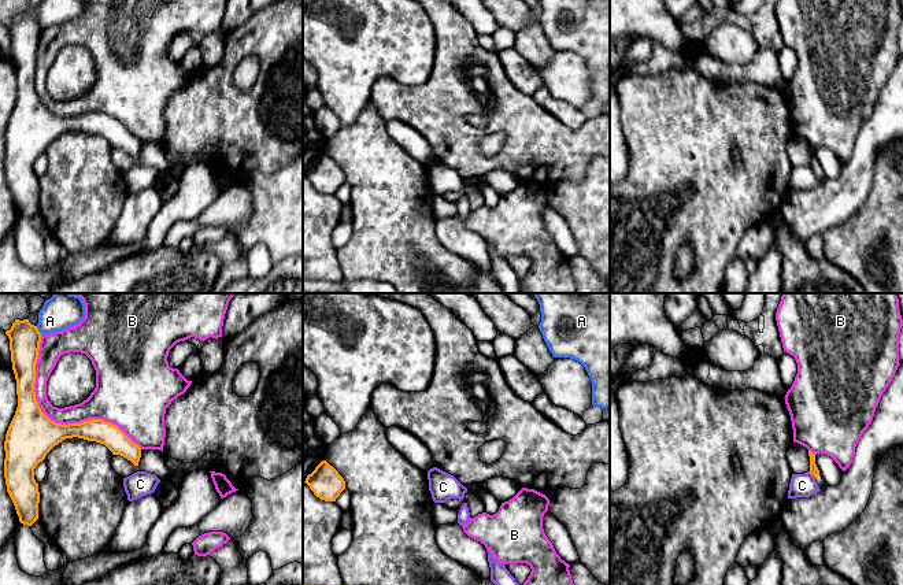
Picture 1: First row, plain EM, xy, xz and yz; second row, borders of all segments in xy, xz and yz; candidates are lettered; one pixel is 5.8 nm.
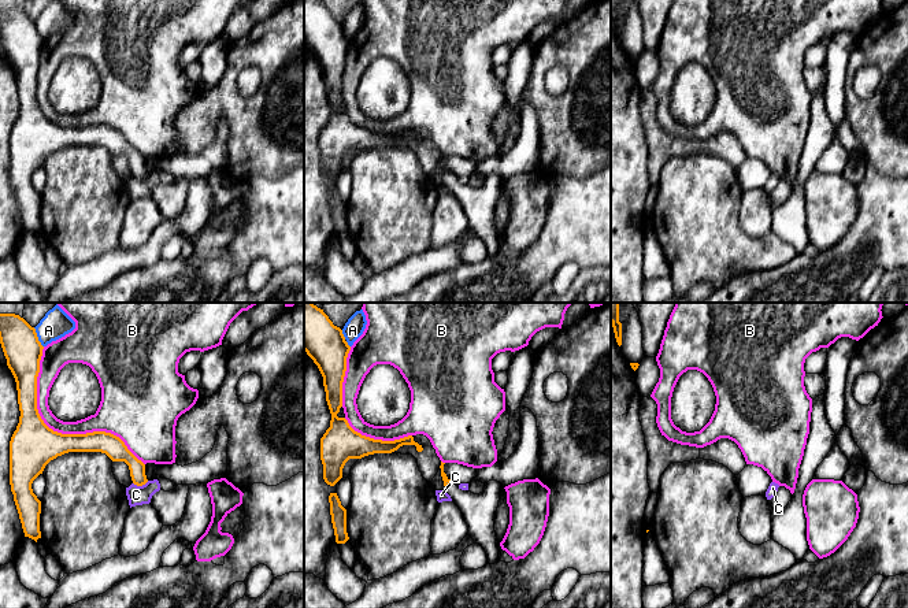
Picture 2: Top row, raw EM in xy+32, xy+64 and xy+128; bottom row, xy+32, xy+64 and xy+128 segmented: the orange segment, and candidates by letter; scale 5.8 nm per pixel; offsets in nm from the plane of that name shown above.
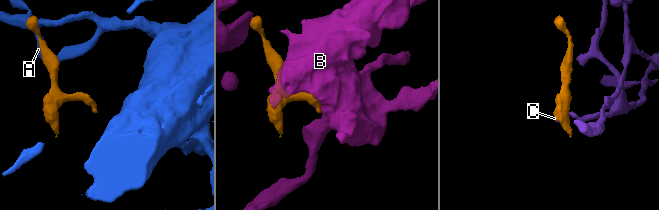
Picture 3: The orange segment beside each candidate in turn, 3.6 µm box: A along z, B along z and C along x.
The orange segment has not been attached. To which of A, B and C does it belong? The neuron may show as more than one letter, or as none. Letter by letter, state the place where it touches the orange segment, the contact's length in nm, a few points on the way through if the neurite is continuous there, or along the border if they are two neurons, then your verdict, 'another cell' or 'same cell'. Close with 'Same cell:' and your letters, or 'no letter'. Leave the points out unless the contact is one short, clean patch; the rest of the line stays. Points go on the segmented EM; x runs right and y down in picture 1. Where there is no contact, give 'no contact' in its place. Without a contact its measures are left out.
A: contact xy (37, 330); length 70 nm; another cell
B: contact xy (55, 422); length 900 nm; another cell
C: contact yz (813, 474); length 60 nm; border yz (809, 471), (815, 477); another cell
Same cell: no letter

